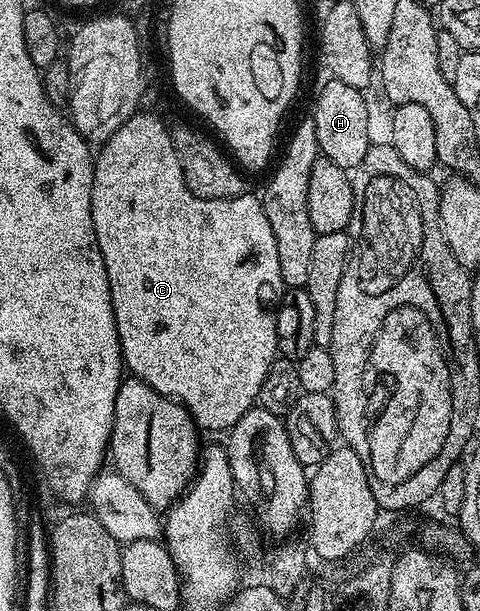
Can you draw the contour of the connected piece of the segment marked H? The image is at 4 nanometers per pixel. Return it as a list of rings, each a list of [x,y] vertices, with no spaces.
[[[330,78],[323,84],[322,91],[314,102],[312,117],[321,157],[332,160],[332,164],[340,164],[340,168],[347,172],[353,171],[362,163],[372,145],[370,110],[366,107],[366,96],[363,91],[352,88],[352,84]]]

